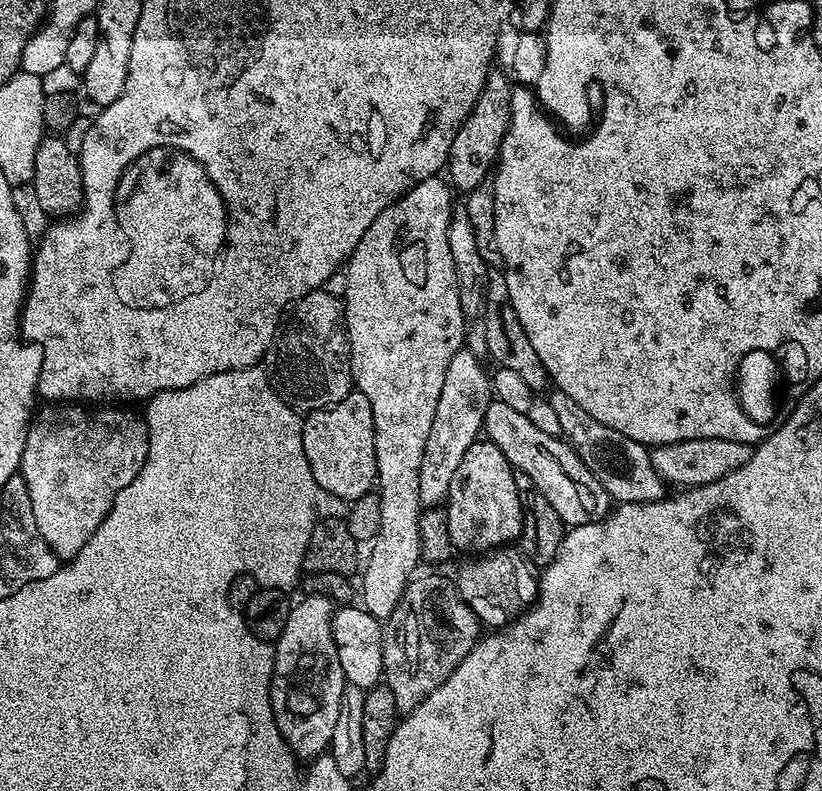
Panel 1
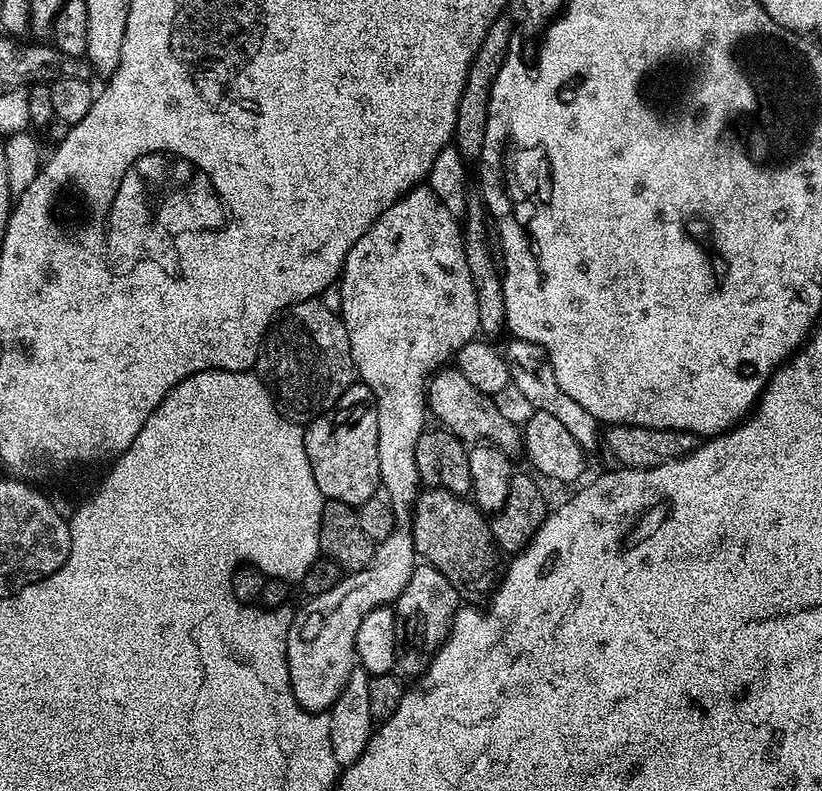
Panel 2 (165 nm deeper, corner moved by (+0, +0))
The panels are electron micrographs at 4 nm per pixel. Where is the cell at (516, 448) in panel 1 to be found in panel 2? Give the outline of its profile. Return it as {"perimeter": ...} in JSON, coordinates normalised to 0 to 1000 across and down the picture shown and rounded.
{"perimeter":[[[540,463],[526,472],[521,483],[518,516],[532,526],[534,535],[566,559],[592,559],[616,573],[627,574],[635,566],[634,537],[620,534],[606,523],[602,504],[595,497],[584,496],[554,463]]]}

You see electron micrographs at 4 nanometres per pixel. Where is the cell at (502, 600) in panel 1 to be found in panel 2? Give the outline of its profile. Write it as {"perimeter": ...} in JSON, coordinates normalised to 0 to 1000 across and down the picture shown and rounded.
{"perimeter":[[[517,616],[507,627],[506,636],[501,638],[500,670],[507,704],[512,709],[527,713],[561,750],[590,748],[594,751],[605,742],[606,724],[611,718],[611,708],[608,713],[611,703],[599,679],[597,661],[573,631],[554,627],[551,622],[544,622],[536,617]]]}

